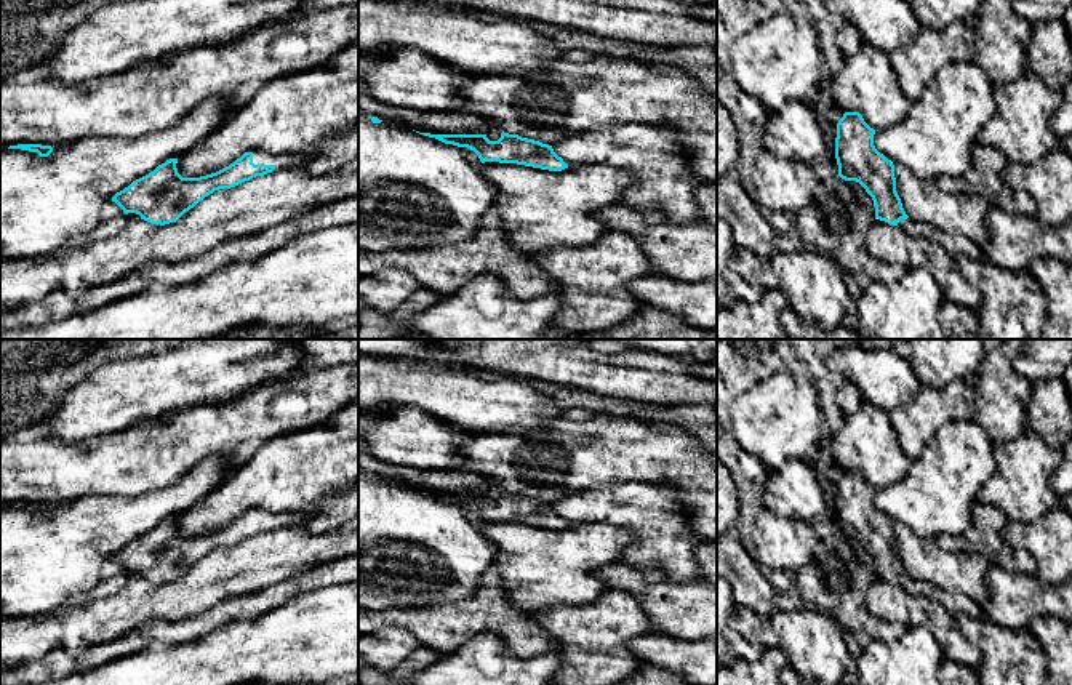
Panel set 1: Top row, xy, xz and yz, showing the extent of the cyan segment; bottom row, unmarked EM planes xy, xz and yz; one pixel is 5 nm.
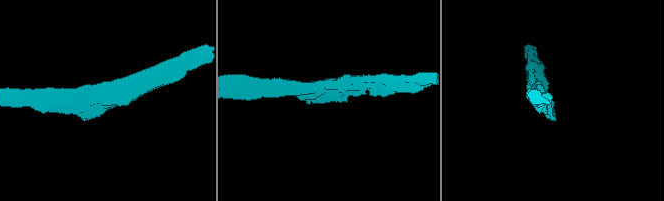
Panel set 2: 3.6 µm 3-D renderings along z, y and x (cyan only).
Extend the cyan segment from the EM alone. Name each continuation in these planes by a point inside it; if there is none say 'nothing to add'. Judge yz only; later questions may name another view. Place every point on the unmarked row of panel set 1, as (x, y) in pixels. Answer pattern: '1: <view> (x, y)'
1: yz (956, 602)

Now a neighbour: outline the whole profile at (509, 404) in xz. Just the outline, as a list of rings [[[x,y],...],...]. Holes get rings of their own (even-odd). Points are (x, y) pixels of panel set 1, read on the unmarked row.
[[[358,359],[358,415],[398,407],[416,407],[472,434],[536,431],[563,419],[566,411],[523,378],[498,376],[494,381],[482,381],[461,363]]]

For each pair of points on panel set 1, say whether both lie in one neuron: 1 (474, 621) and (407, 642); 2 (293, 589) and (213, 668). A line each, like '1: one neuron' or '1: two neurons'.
1: two neurons
2: two neurons

